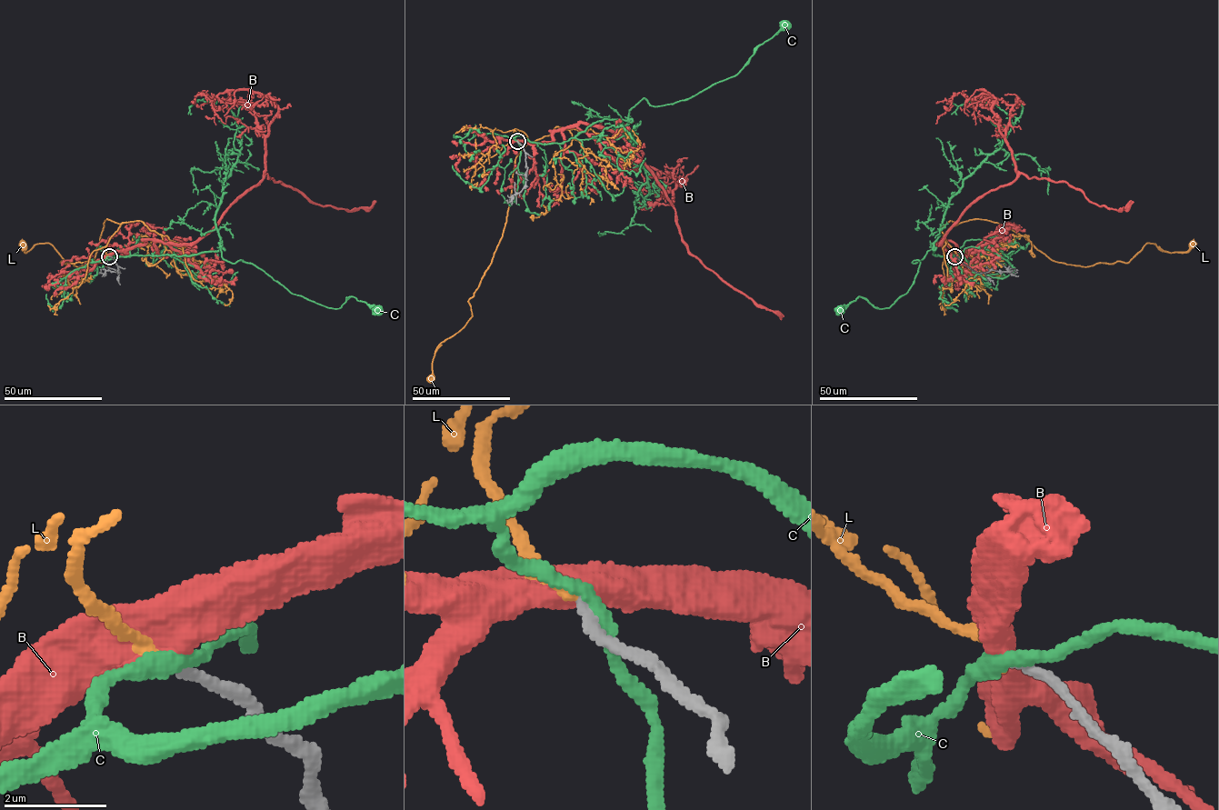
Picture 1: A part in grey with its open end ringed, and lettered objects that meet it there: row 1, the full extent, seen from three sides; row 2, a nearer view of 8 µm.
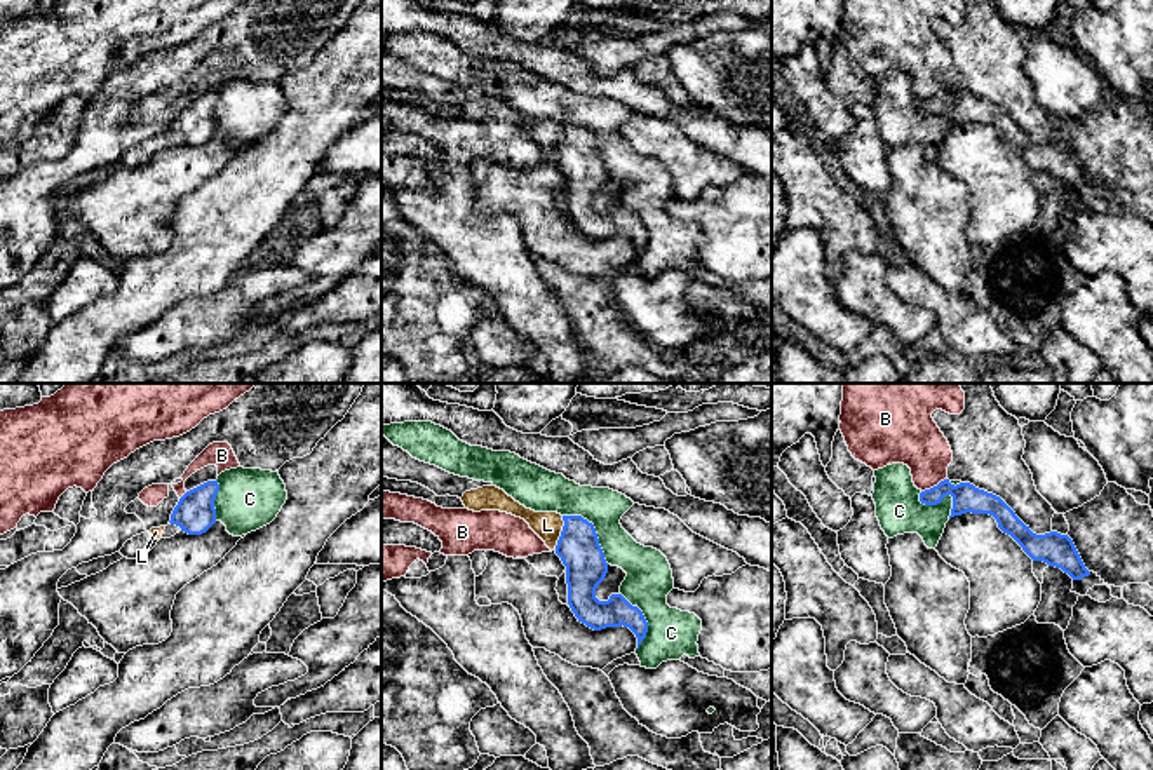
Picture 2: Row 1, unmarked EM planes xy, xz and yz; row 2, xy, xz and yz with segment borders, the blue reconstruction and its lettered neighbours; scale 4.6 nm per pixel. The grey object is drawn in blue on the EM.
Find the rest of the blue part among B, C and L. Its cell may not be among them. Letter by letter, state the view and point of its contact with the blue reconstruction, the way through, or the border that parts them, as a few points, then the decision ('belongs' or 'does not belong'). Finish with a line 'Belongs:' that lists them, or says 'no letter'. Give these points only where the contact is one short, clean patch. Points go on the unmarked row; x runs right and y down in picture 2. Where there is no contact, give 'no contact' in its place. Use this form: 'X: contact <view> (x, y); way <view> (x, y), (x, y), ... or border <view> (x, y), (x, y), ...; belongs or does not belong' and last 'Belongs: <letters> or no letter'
B: contact yz (934, 96); border yz (946, 87), (922, 101); does not belong
C: contact xz (594, 140); does not belong
L: contact xz (561, 143); border xz (563, 126), (563, 140), (554, 159); does not belong
Belongs: no letter

